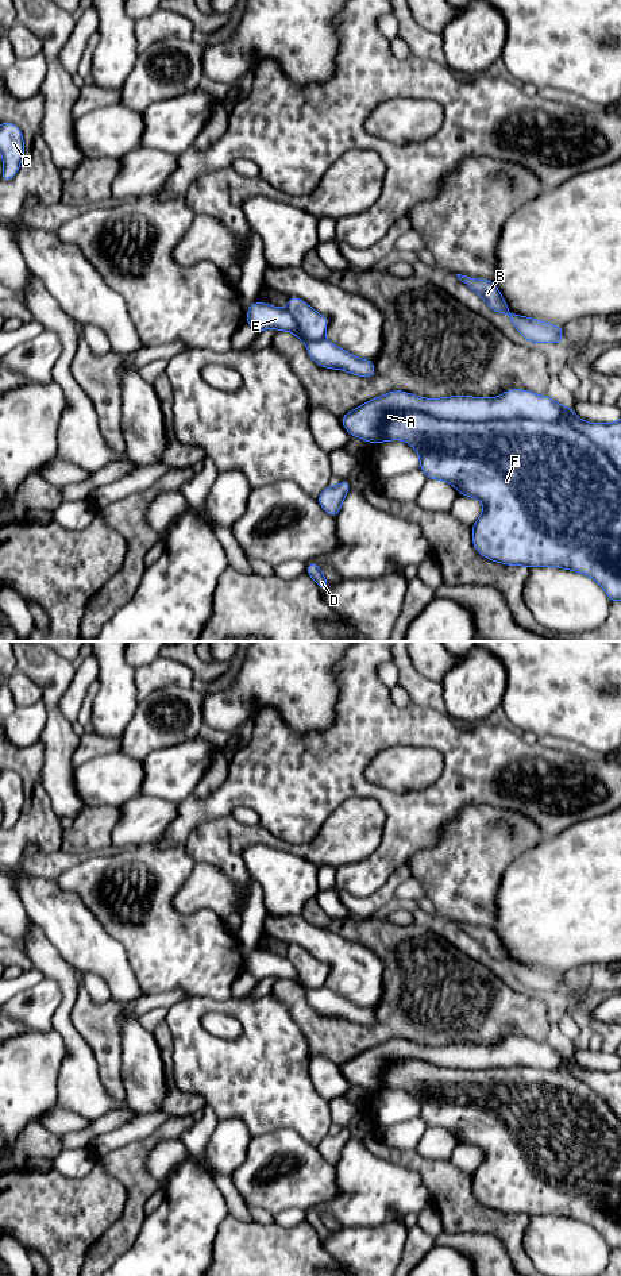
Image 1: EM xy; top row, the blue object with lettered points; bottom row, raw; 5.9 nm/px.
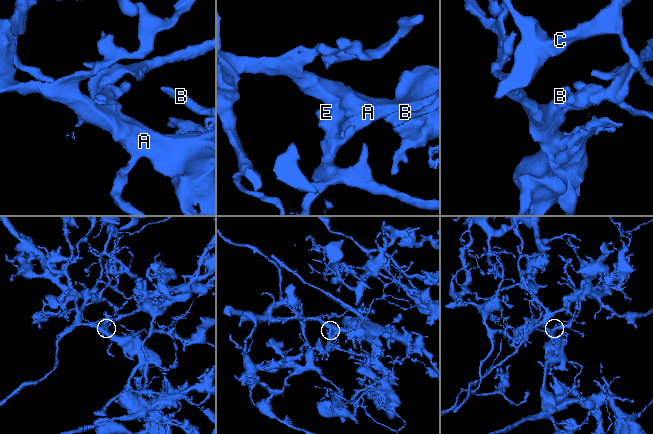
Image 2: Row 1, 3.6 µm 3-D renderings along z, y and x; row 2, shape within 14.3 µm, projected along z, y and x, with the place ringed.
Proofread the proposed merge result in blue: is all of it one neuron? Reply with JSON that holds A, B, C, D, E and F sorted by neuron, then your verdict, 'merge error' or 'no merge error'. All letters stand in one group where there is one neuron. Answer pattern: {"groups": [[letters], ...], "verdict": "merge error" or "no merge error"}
{"groups": [["A", "B", "C", "D", "E", "F"]], "verdict": "no merge error"}

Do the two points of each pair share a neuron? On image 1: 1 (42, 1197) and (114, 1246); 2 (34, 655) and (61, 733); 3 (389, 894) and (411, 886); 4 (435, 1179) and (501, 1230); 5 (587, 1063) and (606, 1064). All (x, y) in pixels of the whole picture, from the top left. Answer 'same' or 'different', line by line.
1: different
2: same
3: different
4: same
5: same

